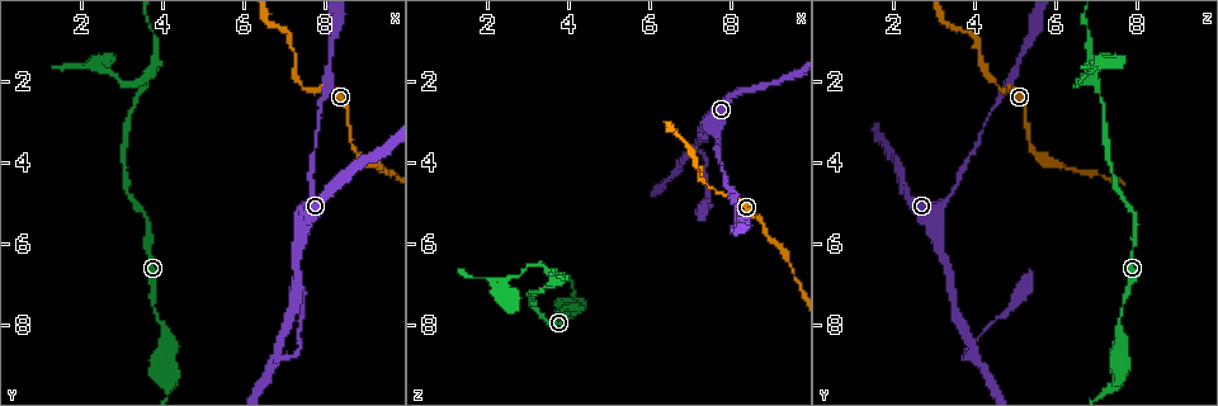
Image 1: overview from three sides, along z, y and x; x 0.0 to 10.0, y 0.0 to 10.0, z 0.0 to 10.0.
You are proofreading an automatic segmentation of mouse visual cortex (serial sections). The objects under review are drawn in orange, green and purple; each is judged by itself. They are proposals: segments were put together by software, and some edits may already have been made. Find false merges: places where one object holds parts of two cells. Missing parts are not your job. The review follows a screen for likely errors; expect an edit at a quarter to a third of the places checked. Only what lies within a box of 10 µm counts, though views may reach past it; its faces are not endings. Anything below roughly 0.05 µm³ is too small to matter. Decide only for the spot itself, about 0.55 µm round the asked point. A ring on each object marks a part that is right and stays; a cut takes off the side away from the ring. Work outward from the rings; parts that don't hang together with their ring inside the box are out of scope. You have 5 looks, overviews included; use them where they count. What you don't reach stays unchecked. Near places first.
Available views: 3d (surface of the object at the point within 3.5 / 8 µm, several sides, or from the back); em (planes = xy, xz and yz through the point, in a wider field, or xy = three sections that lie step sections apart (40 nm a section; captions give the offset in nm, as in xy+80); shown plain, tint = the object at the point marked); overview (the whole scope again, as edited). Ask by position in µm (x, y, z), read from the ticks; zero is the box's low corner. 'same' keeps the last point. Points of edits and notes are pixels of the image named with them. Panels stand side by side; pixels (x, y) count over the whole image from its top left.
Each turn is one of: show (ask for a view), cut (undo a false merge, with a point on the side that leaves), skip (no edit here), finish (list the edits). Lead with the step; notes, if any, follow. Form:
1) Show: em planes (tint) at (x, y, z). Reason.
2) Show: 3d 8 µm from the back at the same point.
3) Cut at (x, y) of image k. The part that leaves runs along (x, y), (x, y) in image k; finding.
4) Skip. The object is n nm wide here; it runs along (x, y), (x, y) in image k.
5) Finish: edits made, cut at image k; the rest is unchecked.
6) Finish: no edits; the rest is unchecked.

Show: 3d 3.5 µm at (8.65, 3.40, 5.30). Narrows sharply.

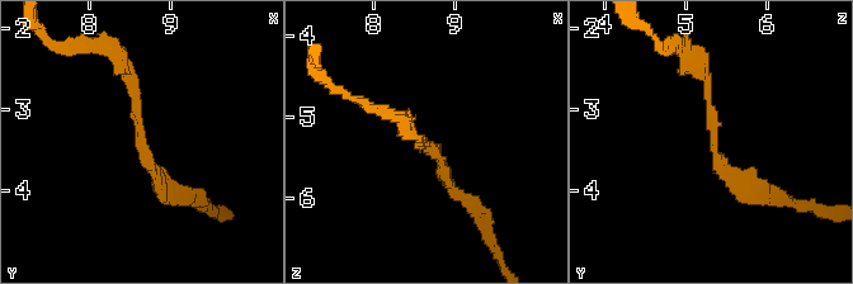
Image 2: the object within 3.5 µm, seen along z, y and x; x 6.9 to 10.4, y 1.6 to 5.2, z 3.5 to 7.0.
Show: em xy step 1 (tint) at (8.65, 3.40, 5.35). The arms are 150, 200 nm wide.

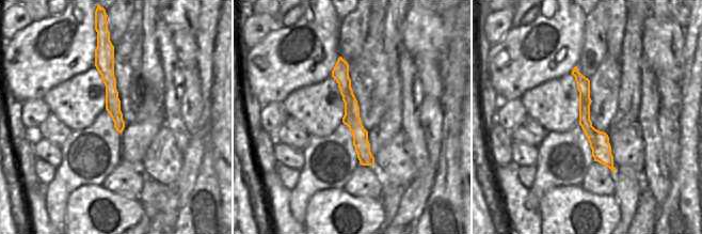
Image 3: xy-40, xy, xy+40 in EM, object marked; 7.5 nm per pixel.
Skip. It runs along (697, 62), (717, 160), (762, 187) in image 2; continuous, no second cell.

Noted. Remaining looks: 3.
Show: 3d 3.5 µm from the back at (6.85, 8.70, 3.95). Three-way junction.

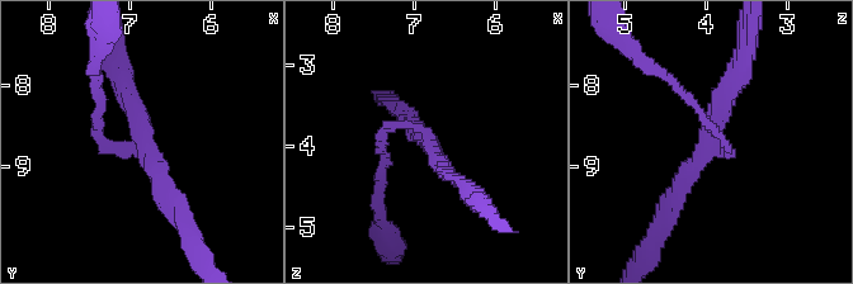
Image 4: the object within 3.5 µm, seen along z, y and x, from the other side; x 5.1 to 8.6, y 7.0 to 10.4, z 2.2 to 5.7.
Show: em xy step 2 (tint) at (6.85, 8.65, 3.95). 3 arms meet here; the arms are 150, 200, 250 nm wide; now the EM.

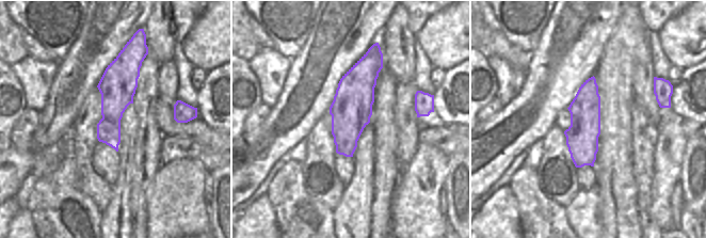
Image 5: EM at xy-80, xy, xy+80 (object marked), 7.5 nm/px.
Show: em xy step 3 (tint) at the same point. Another direction.

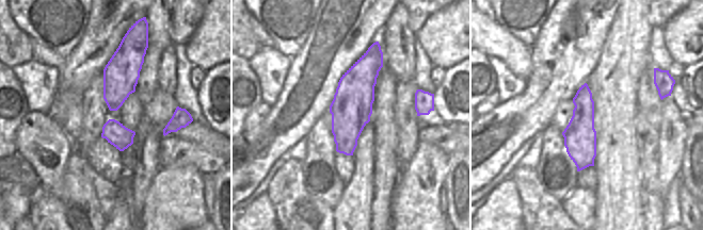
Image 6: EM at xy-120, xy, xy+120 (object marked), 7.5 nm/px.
Cut at (380, 145) of image 4. The part that leaves runs along (427, 135), (408, 124), (387, 128), (380, 187) in image 4; two cells meet here.

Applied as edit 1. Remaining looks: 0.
Finish: edits made, cut at image 4; the rest is unchecked.

